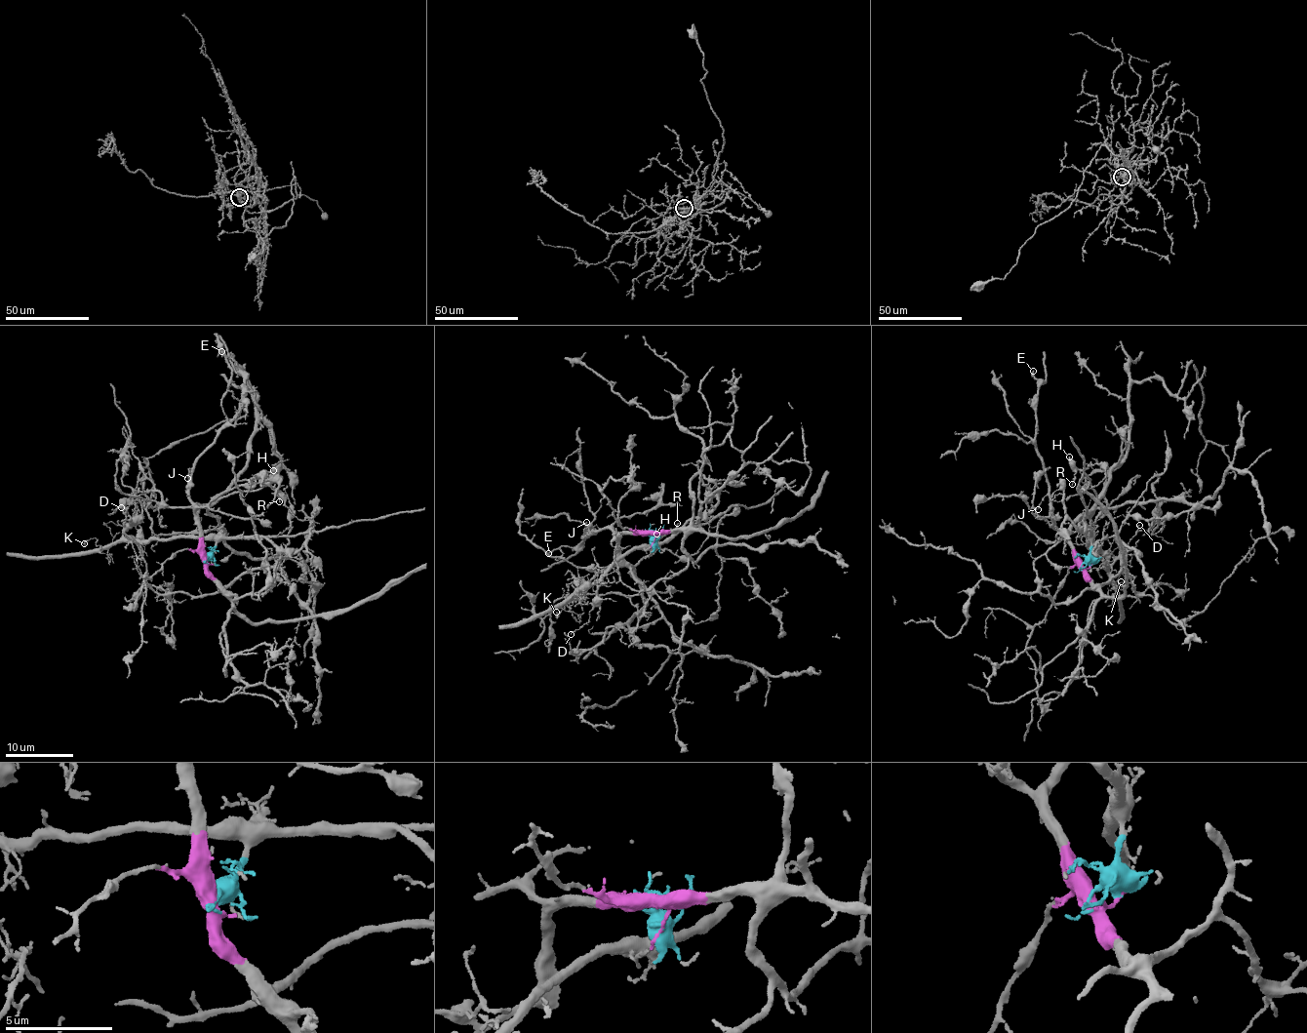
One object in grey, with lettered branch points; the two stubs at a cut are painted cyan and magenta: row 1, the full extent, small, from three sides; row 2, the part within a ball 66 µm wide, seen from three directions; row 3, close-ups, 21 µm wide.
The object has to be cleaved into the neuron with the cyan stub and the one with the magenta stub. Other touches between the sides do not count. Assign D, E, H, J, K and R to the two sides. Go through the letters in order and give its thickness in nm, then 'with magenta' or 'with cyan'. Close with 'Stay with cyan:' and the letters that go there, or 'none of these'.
D: 100 nm | with cyan
E: 200 nm | with magenta
H: 240 nm | with magenta
J: 120 nm | with magenta
K: 90 nm | with cyan
R: 130 nm | with magenta
Stay with cyan: D, K

